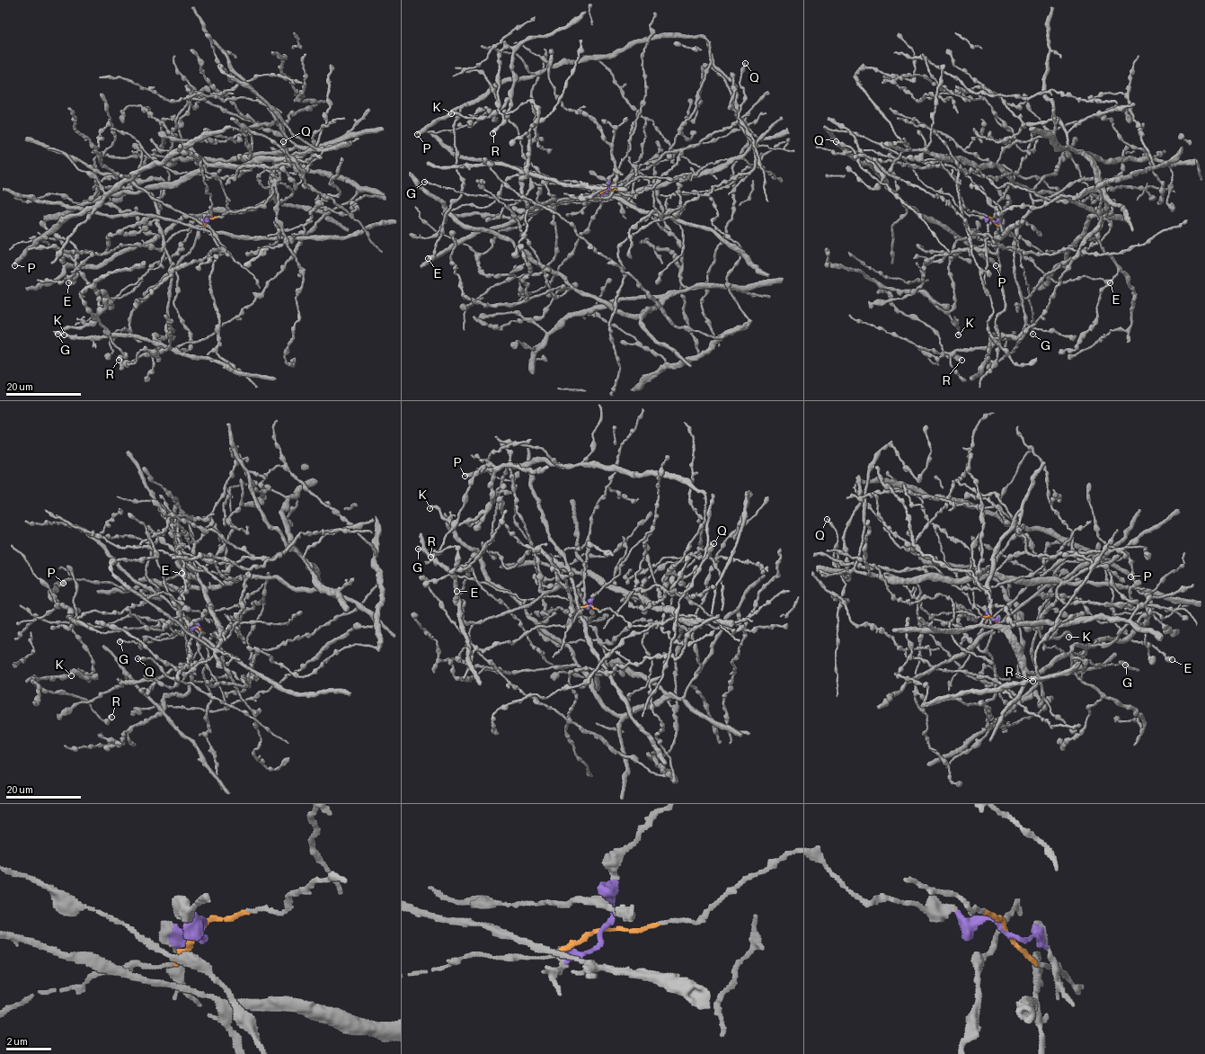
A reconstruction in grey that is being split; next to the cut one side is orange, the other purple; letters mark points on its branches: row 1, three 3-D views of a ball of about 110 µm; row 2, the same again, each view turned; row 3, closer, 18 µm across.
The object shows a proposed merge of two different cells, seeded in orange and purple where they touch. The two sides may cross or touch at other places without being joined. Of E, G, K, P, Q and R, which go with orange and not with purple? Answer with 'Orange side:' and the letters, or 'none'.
Orange side: G

